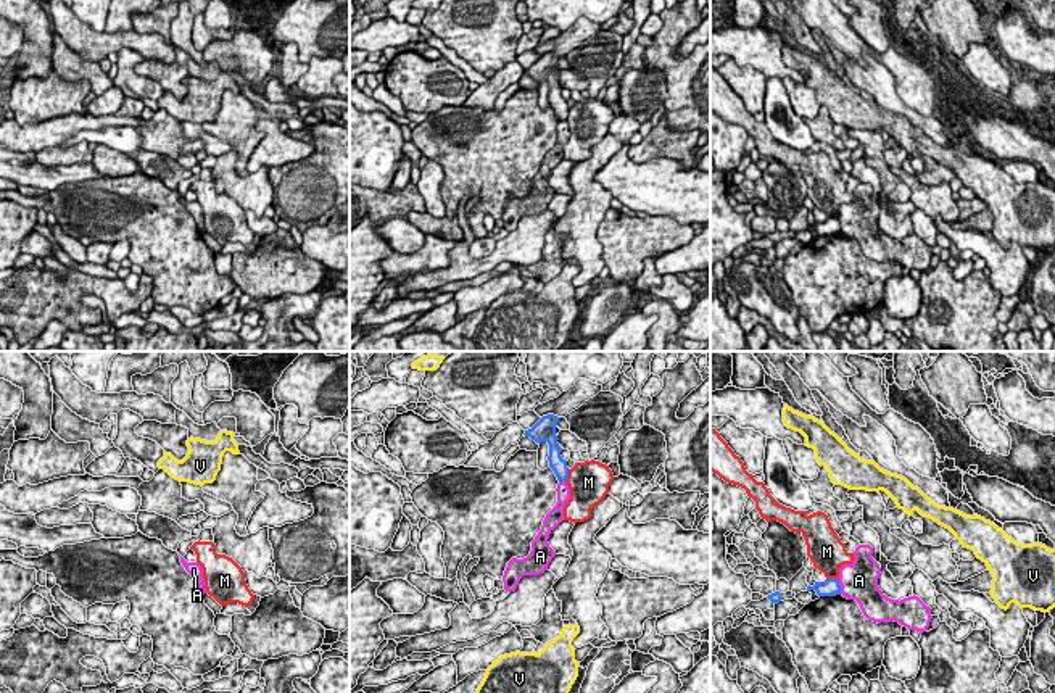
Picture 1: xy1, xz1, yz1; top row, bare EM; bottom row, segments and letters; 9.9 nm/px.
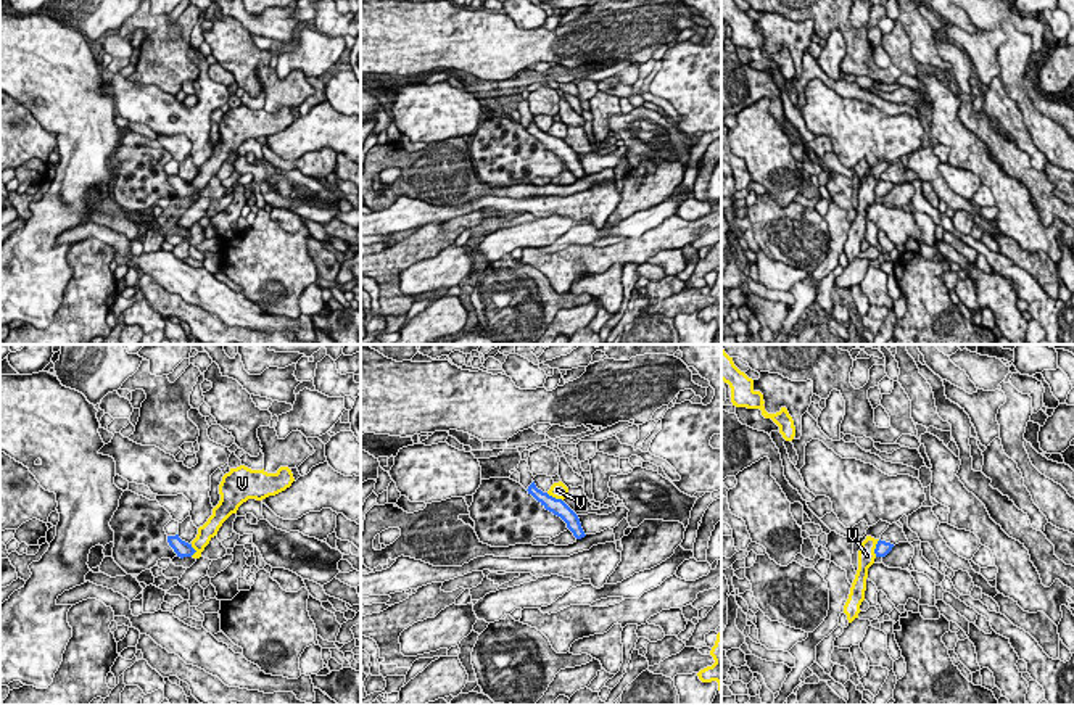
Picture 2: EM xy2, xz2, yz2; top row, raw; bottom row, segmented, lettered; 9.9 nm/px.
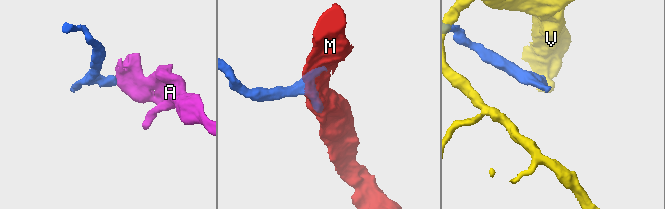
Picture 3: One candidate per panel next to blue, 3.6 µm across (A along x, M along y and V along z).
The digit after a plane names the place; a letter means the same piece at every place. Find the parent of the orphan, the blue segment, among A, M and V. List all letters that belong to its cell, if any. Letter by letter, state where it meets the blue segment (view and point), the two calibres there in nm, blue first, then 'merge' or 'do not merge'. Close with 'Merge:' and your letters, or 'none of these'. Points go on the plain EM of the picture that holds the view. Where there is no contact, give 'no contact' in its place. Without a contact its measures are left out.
A: meets blue in yz1 at (839, 226); 180 nm thick on the blue side, 380 nm on the other; do not merge
M: meets blue in xz1 at (567, 115); 160 nm thick on the blue side, 400 nm on the other; do not merge
V: meets blue in yz2 at (876, 187); 140 nm thick on the blue side, 170 nm on the other; do not merge
Merge: none of these

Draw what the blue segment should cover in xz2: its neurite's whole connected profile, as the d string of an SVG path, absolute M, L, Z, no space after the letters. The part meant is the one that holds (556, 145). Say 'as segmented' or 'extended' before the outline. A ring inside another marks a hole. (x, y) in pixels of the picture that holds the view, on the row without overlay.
as segmented | M535 121L528 126L528 134L531 134L546 150L552 151L554 155L560 156L567 167L573 172L576 179L585 177L585 171L581 167L578 155L562 140L543 132L536 127Z

